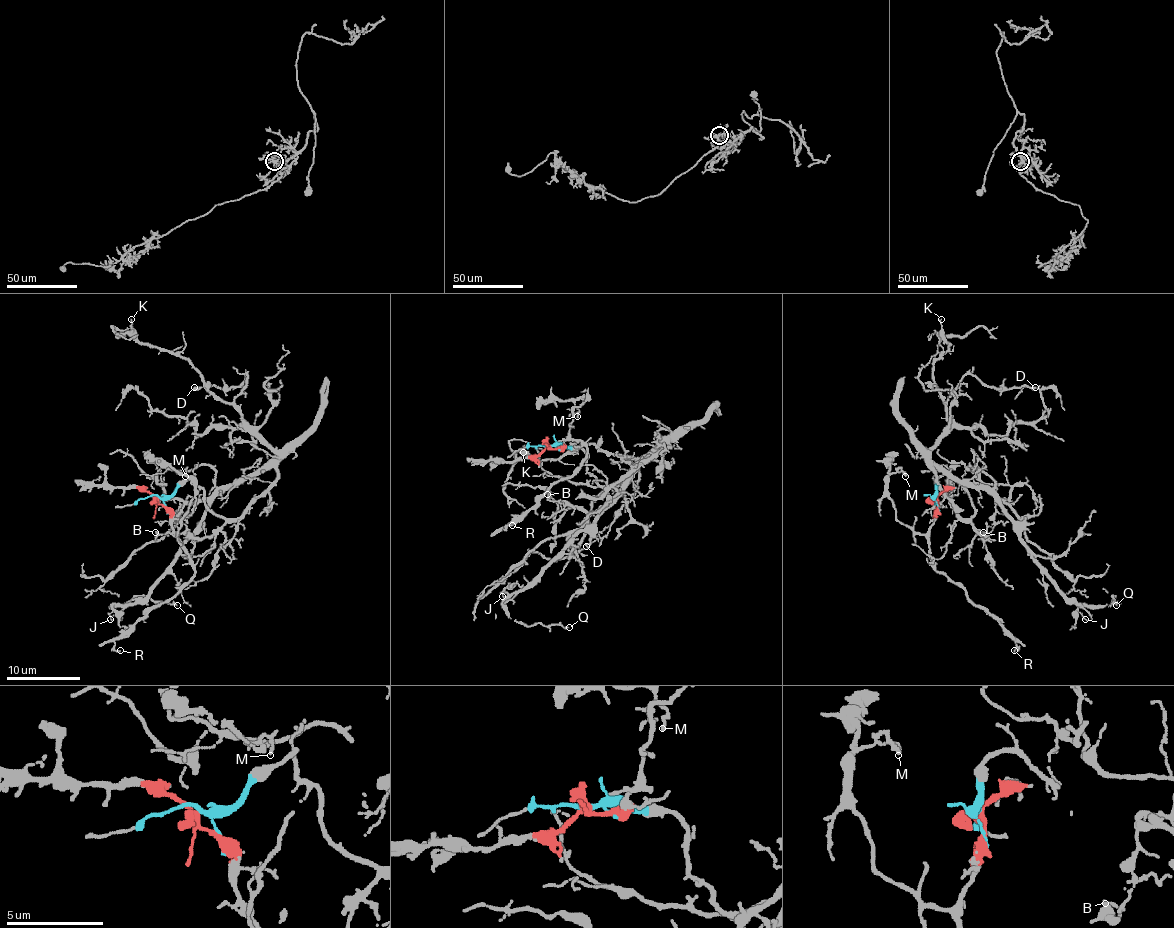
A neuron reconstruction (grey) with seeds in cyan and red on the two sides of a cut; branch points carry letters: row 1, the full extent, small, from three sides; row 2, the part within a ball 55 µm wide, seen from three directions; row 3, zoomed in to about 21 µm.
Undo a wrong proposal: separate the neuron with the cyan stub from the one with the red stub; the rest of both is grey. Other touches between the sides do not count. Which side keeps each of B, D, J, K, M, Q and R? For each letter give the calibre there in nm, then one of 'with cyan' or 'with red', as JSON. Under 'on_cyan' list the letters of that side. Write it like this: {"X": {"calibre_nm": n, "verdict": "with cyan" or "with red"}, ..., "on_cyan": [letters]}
{"B": {"calibre_nm": 100, "verdict": "with cyan"}, "D": {"calibre_nm": 170, "verdict": "with cyan"}, "J": {"calibre_nm": 110, "verdict": "with cyan"}, "K": {"calibre_nm": 110, "verdict": "with cyan"}, "M": {"calibre_nm": 120, "verdict": "with red"}, "Q": {"calibre_nm": 150, "verdict": "with cyan"}, "R": {"calibre_nm": 140, "verdict": "with red"}, "on_cyan": ["B", "D", "J", "K", "Q"]}

